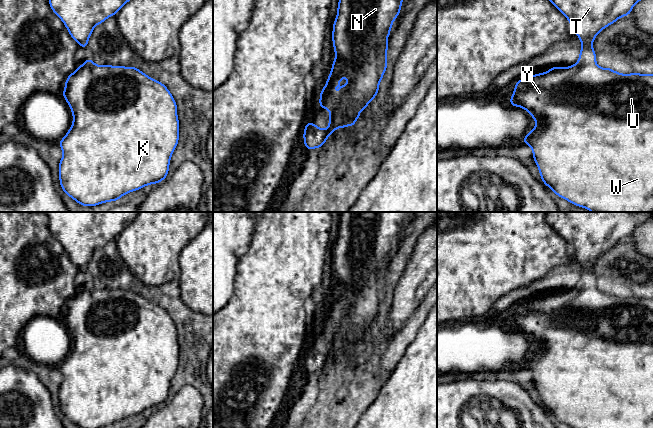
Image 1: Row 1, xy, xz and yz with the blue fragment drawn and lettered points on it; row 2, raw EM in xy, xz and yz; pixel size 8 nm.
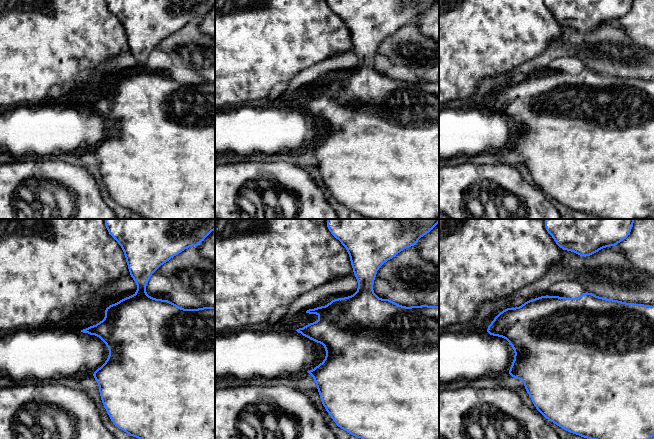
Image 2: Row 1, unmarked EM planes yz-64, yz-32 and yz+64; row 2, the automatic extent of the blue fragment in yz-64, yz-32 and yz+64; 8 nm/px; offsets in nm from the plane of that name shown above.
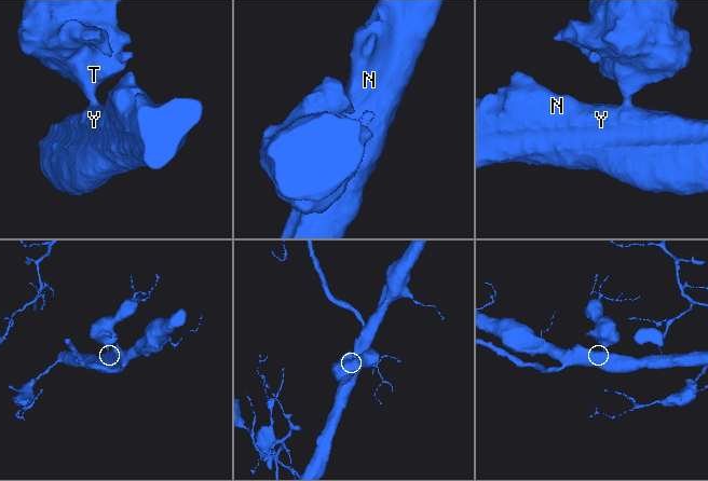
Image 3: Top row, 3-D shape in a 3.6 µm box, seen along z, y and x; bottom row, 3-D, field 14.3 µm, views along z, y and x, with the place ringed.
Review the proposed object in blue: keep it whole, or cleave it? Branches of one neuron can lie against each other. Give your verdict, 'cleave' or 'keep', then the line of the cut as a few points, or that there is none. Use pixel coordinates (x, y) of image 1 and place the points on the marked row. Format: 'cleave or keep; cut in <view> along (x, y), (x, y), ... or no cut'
keep; no cut

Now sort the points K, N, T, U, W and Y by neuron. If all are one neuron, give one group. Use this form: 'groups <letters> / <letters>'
groups K N T U W Y

